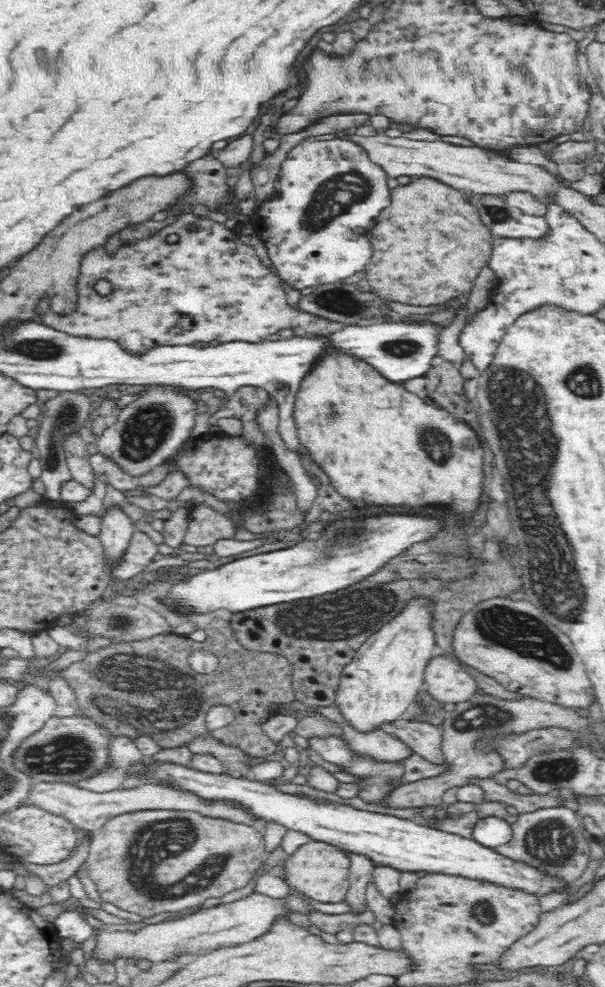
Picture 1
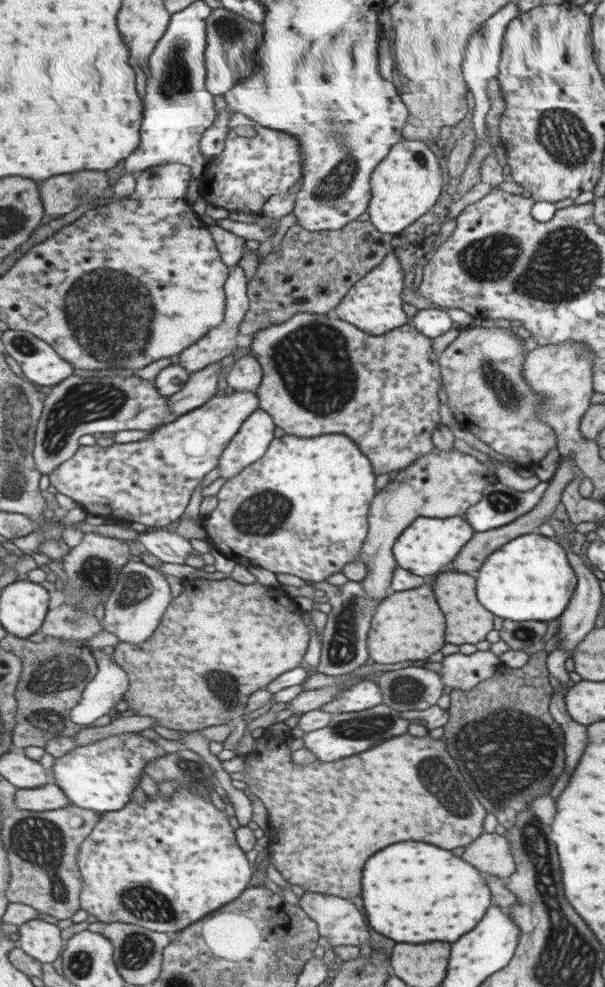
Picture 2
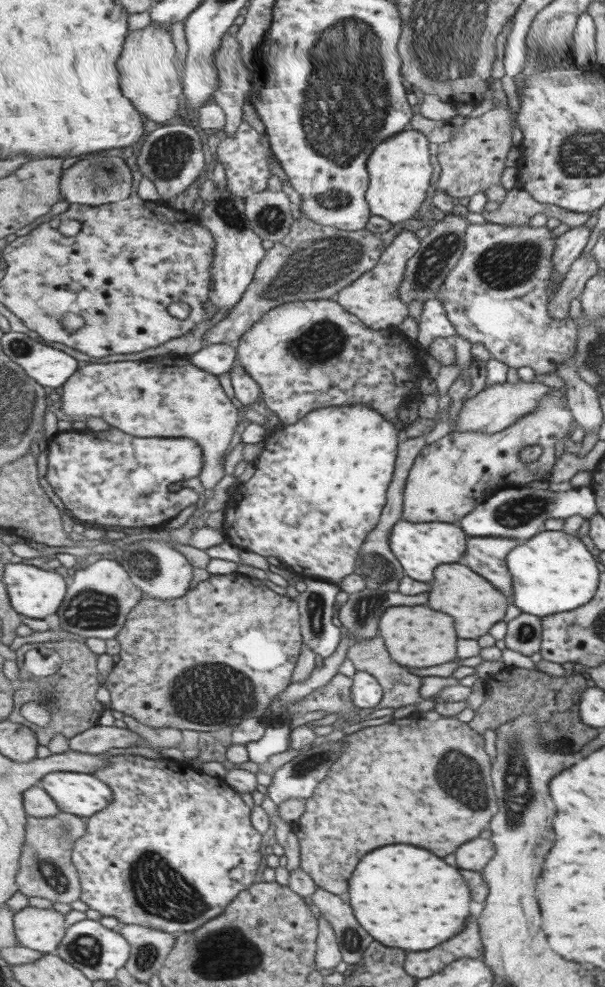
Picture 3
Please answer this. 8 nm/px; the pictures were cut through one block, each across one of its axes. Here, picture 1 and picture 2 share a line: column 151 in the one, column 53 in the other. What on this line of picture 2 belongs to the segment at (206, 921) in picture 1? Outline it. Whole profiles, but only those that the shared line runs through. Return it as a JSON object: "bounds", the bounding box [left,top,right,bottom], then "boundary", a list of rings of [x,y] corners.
{"bounds":[19,919,65,964],"boundary":[[[42,919],[31,920],[19,925],[19,946],[43,964],[55,962],[64,952],[65,940],[61,938],[61,928]]]}

